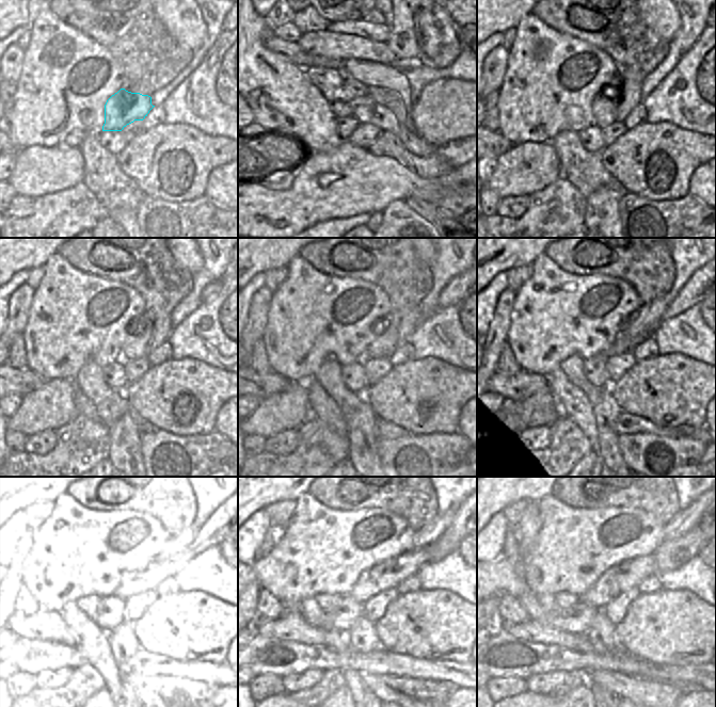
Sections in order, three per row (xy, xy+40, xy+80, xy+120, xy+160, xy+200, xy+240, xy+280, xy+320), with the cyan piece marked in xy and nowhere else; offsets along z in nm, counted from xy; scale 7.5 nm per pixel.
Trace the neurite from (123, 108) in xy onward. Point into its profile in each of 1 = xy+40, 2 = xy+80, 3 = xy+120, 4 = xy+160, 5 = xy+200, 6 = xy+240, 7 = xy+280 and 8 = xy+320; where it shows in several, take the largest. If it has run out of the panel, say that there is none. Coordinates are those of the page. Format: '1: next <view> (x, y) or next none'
1: next xy+40 (365, 107)
2: next xy+80 (605, 112)
3: next xy+120 (150, 338)
4: next xy+160 (401, 323)
5: next xy+200 (641, 323)
6: next xy+240 (177, 543)
7: next xy+280 (430, 533)
8: next xy+320 (684, 520)

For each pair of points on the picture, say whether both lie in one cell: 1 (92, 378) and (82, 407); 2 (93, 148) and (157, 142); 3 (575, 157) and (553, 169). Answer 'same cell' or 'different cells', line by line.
1: different cells
2: different cells
3: different cells

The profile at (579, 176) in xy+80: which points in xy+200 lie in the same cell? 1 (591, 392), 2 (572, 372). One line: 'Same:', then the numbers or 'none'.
Same: 1, 2

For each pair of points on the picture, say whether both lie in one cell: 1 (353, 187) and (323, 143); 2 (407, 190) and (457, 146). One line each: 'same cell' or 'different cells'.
1: same cell
2: same cell

